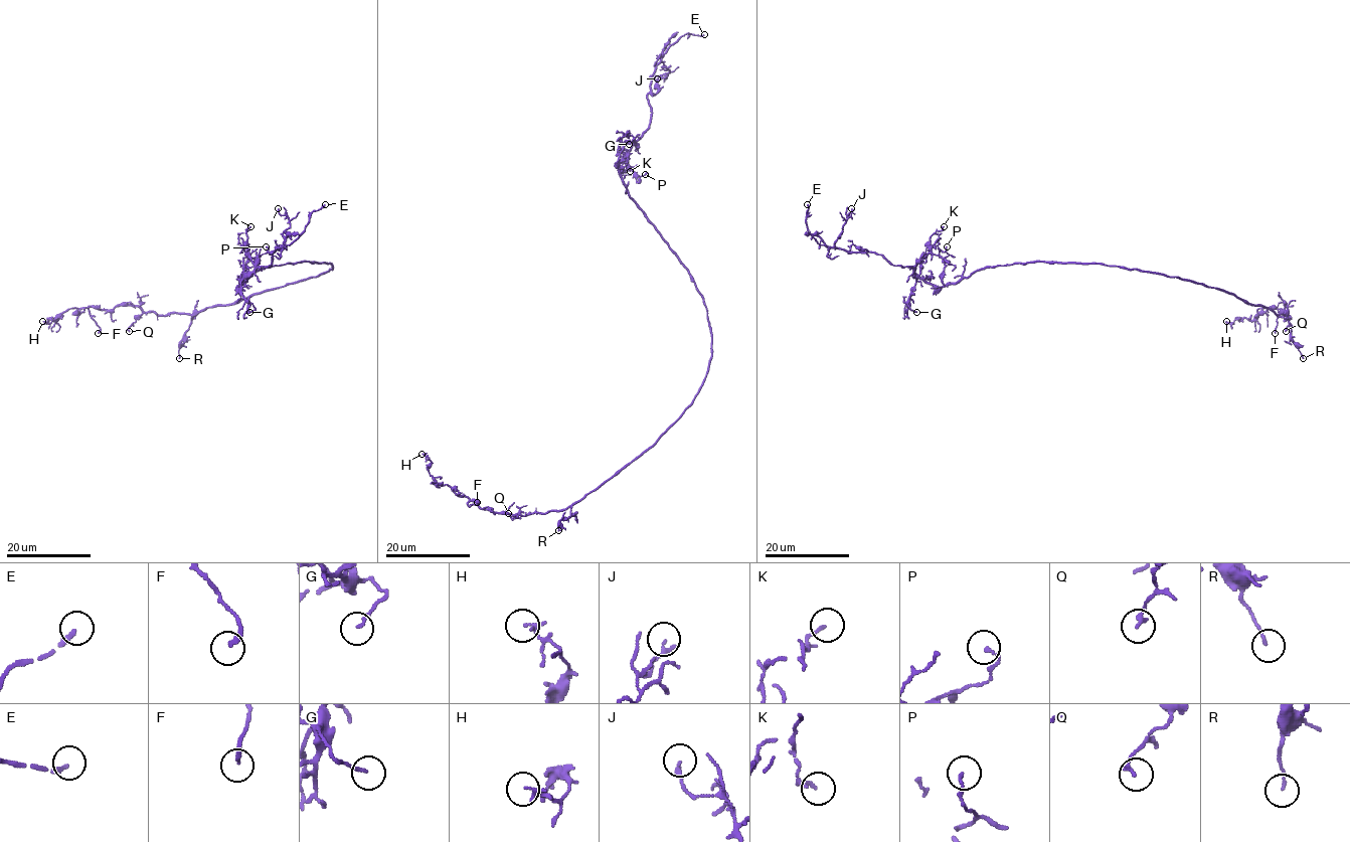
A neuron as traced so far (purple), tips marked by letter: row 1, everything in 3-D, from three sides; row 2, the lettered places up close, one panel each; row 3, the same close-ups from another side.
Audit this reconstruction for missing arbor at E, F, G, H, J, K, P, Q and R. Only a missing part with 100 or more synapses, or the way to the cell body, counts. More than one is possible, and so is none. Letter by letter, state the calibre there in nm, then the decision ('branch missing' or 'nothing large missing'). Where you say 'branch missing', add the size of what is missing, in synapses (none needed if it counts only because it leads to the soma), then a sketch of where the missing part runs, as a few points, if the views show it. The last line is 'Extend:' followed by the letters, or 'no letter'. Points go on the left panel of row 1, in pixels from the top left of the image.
E: 240 nm thick; branch missing; missing branch runs (325, 204), (323, 165), (312, 142), (302, 124), (275, 104)
F: 190 nm thick; nothing large missing
G: 130 nm thick; nothing large missing
H: 180 nm thick; nothing large missing
J: 190 nm thick; nothing large missing
K: 130 nm thick; nothing large missing
P: 130 nm thick; nothing large missing
Q: 180 nm thick; nothing large missing
R: 110 nm thick; nothing large missing
Extend: E

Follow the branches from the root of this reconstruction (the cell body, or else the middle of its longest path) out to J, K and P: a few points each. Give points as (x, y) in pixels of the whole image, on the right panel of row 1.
J: (1118, 267), (1030, 262), (984, 267), (934, 287), (911, 267), (838, 248), (851, 208)
K: (1118, 267), (1030, 262), (984, 267), (934, 287), (918, 276), (919, 264), (931, 251), (930, 237), (944, 226)
P: (1118, 267), (1030, 262), (984, 267), (934, 287), (918, 276), (919, 264), (929, 254), (945, 258), (947, 246)

